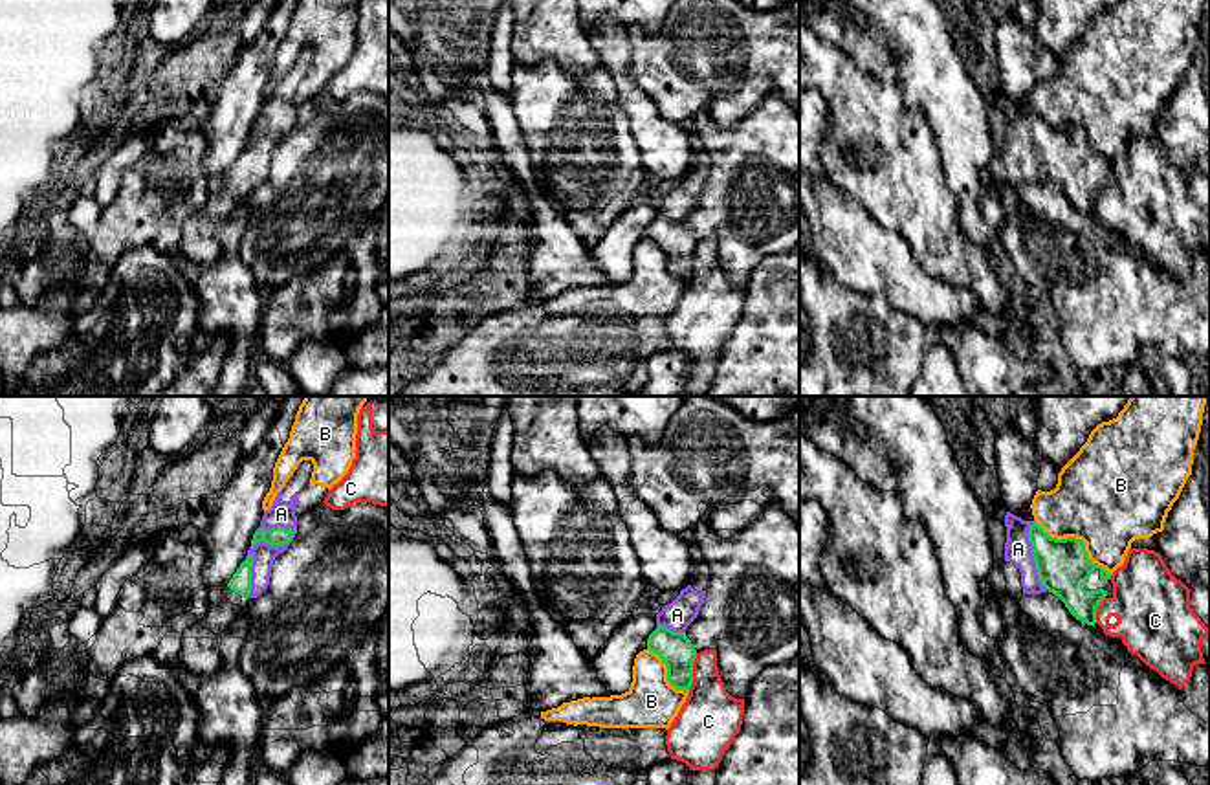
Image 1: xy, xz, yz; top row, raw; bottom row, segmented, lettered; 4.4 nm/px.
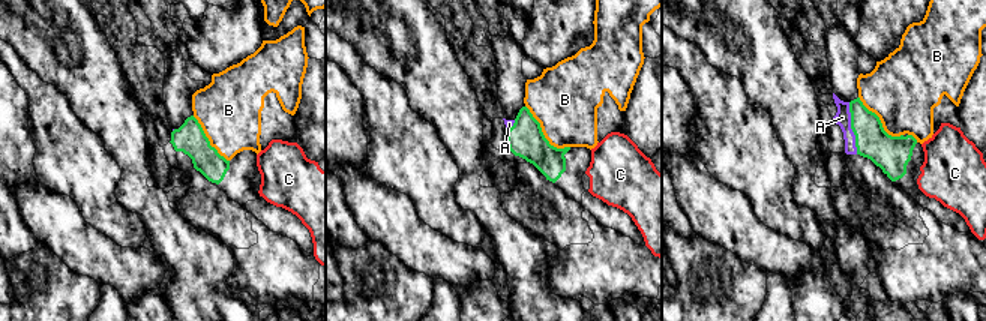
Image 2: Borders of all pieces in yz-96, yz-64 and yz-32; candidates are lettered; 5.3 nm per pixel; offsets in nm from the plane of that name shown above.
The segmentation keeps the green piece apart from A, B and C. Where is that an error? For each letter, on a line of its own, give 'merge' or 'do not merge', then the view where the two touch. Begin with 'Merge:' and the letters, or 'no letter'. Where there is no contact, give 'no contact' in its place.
Merge: A
A: merge; meets green in xy
B: do not merge; meets green in yz
C: do not merge; meets green in xz

